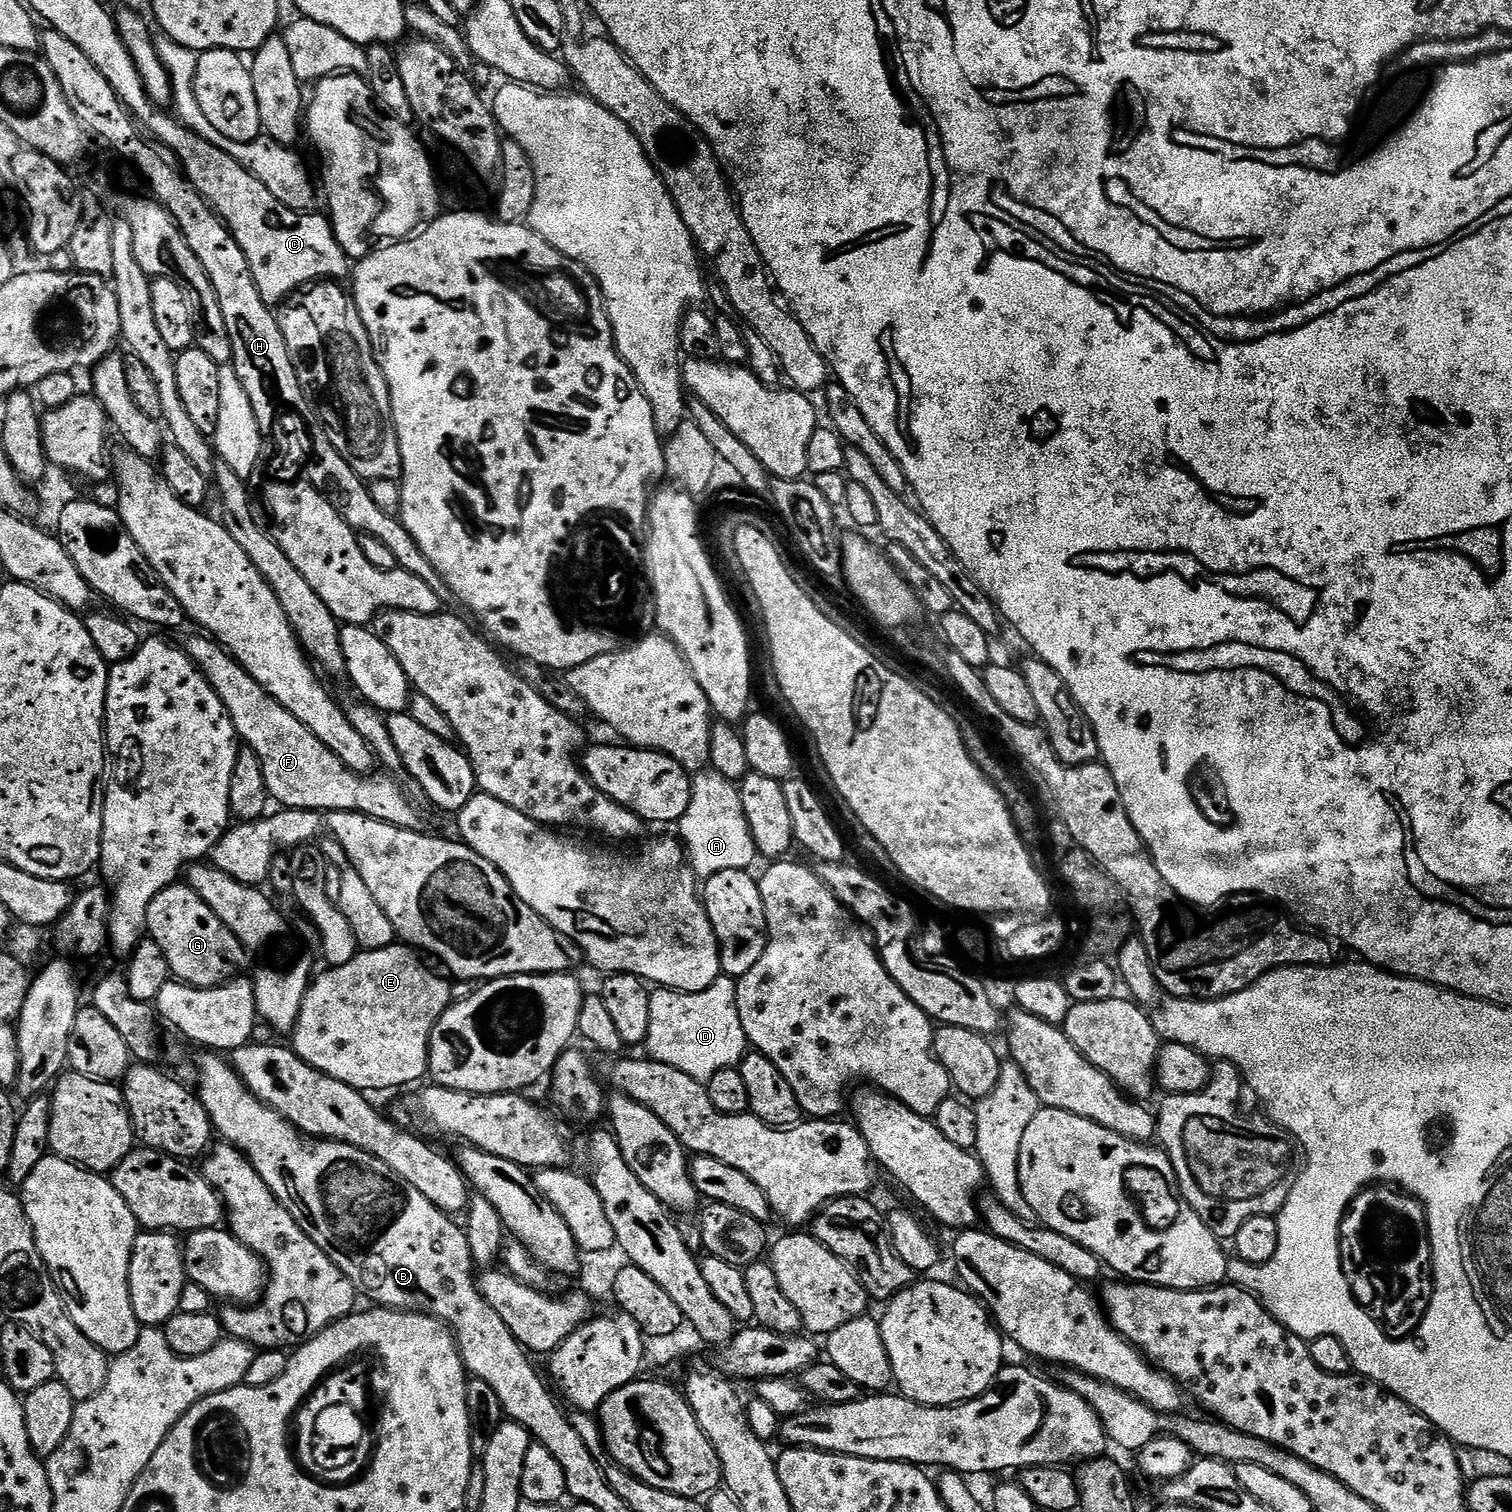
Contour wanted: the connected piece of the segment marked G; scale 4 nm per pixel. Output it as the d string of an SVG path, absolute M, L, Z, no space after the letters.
M184 882L170 885L150 902L146 932L166 954L171 975L196 988L216 988L237 979L250 955L249 949L224 925L222 918Z

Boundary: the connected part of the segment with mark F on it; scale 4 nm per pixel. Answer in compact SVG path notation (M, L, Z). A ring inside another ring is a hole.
M196 634L182 644L188 657L222 698L236 728L236 735L258 754L262 774L266 774L266 790L281 809L304 808L308 812L361 812L375 820L399 828L419 829L420 812L404 793L399 779L391 775L360 776L351 772L290 710L283 708L267 690L208 634Z

